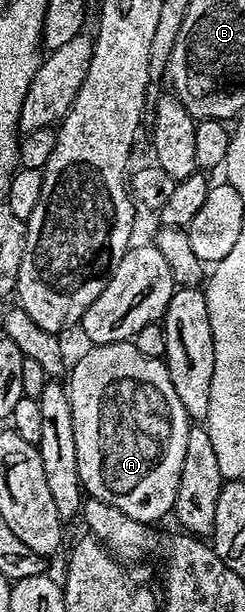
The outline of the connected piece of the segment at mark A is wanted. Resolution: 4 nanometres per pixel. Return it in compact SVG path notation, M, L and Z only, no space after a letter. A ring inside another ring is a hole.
M134 343L101 344L88 347L88 352L80 358L70 369L71 384L69 383L69 395L71 409L73 410L73 442L77 446L77 470L79 471L79 483L82 484L84 493L91 500L109 502L109 506L117 506L117 510L124 512L129 518L133 518L142 524L154 525L163 515L170 513L175 507L177 498L177 482L181 482L181 462L185 462L185 438L189 427L189 417L185 406L181 406L181 398L177 398L177 390L173 390L173 382L169 382L169 370L162 359L154 360L141 350L135 348Z

